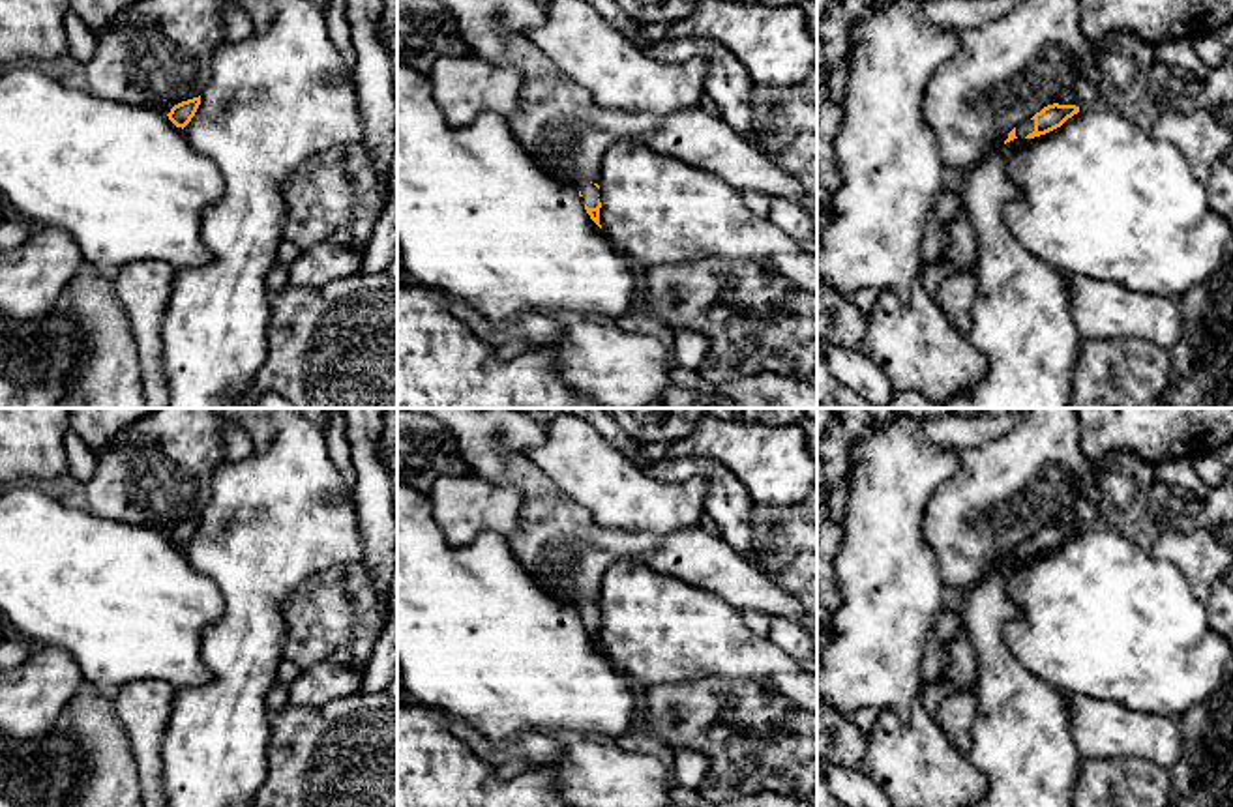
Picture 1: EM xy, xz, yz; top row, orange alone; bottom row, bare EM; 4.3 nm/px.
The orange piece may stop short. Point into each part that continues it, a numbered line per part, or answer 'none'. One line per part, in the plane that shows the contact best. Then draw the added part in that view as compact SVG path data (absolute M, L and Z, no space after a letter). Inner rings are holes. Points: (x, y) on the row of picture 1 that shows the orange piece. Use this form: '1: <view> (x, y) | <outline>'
1: xz (589, 191) | M583 182L583 183L579 183L579 191L583 195L581 197L583 204L587 204L588 208L596 208L598 206L600 189L594 183Z

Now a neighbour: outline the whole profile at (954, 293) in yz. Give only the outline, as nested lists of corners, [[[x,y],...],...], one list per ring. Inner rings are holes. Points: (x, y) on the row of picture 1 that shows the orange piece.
[[[939,260],[924,266],[920,281],[956,330],[969,337],[974,300],[980,294],[976,270],[954,271]]]

